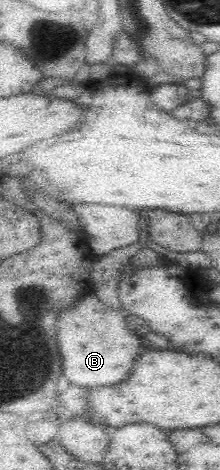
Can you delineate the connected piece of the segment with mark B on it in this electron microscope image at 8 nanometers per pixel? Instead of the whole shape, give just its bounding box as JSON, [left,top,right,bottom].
[56,290,144,389]

